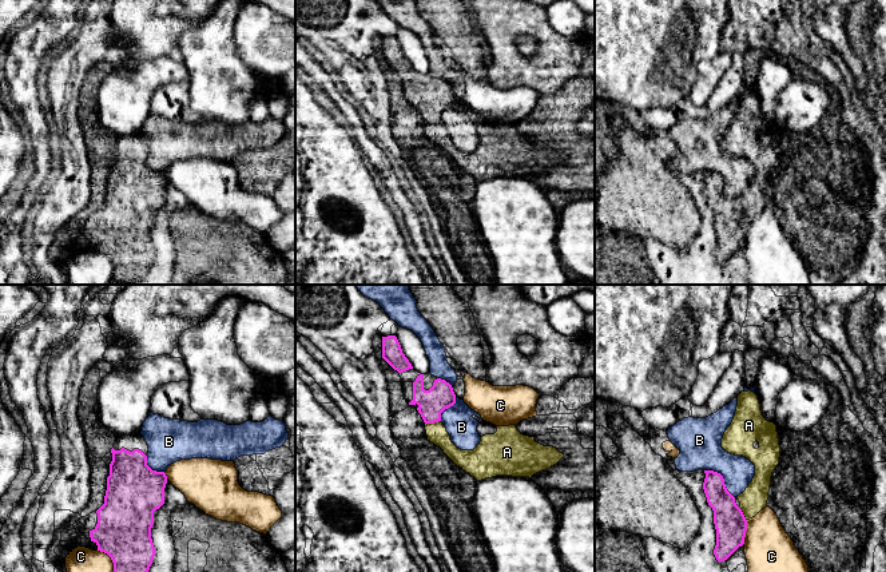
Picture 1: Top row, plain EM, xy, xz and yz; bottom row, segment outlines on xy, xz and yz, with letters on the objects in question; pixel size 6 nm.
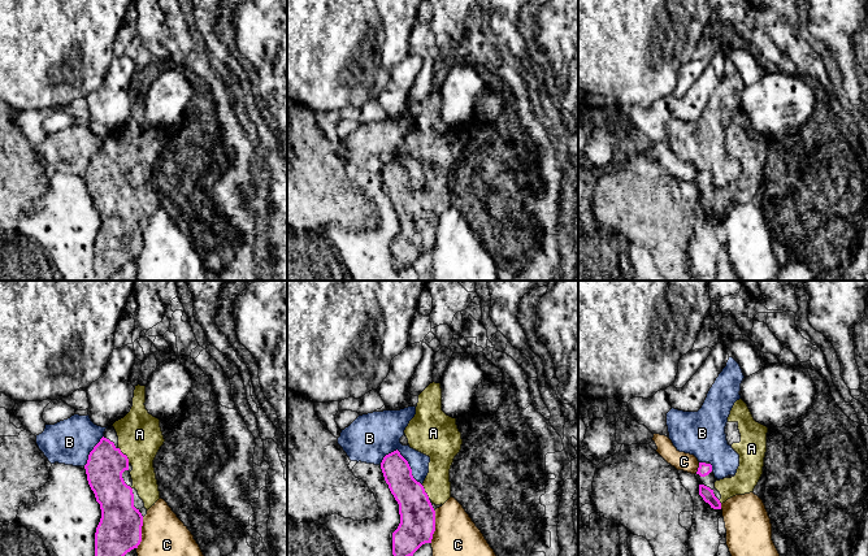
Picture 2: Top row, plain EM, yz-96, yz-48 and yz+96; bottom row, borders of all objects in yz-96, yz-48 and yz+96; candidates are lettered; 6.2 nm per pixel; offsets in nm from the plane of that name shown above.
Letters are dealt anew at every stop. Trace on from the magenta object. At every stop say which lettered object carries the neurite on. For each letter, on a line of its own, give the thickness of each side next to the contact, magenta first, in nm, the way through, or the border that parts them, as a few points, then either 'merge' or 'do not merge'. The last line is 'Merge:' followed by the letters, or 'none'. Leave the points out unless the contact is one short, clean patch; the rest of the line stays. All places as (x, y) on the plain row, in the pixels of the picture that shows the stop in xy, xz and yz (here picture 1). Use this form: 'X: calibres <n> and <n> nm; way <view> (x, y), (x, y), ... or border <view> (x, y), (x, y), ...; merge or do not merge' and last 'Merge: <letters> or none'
A: calibres 170 and 120 nm; merge
B: calibres 190 and 260 nm; border yz (704, 170), (718, 173), (723, 179), (726, 190), (734, 198); do not merge
C: calibres 190 and 320 nm; do not merge
Merge: A

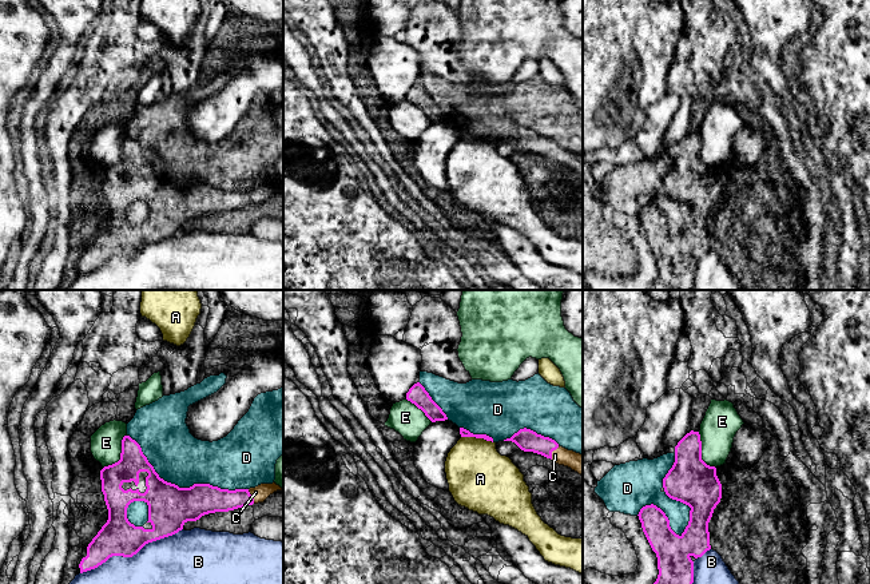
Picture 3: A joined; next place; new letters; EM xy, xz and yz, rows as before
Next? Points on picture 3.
A: calibres 50 and 380 nm; do not merge
B: calibres 220 and 500 nm; do not merge
C: calibres 140 and 120 nm; way xz (527, 140), (552, 151), (582, 165); merge
D: calibres 260 and 320 nm; do not merge
E: calibres 160 and 190 nm; do not merge
Merge: C

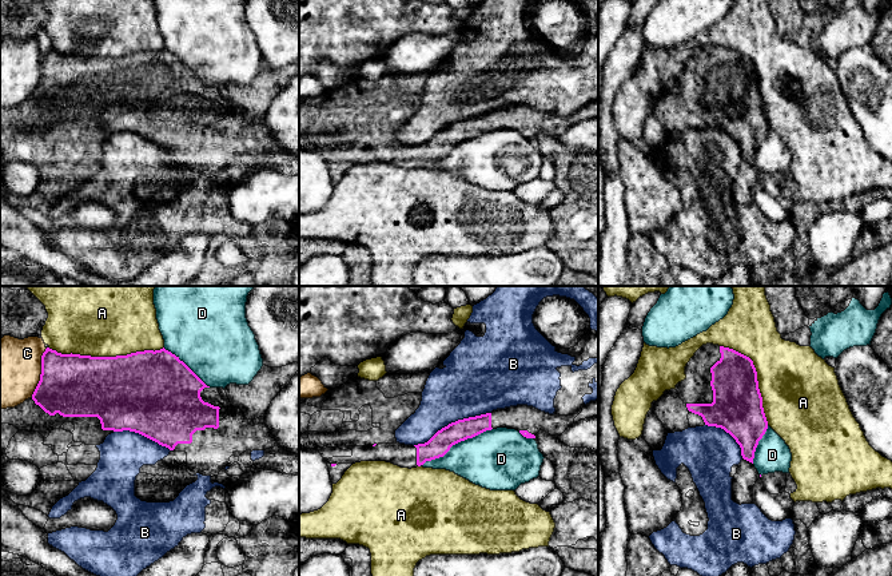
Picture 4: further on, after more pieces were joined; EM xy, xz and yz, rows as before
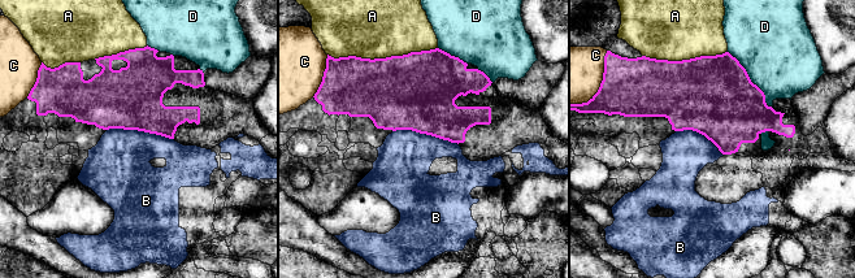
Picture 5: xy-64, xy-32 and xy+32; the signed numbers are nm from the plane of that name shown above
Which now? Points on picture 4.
A: calibres 440 and 360 nm; do not merge
B: calibres 140 and 360 nm; do not merge
C: calibres 380 and 420 nm; do not merge
D: calibres 140 and 340 nm; do not merge
Merge: none

